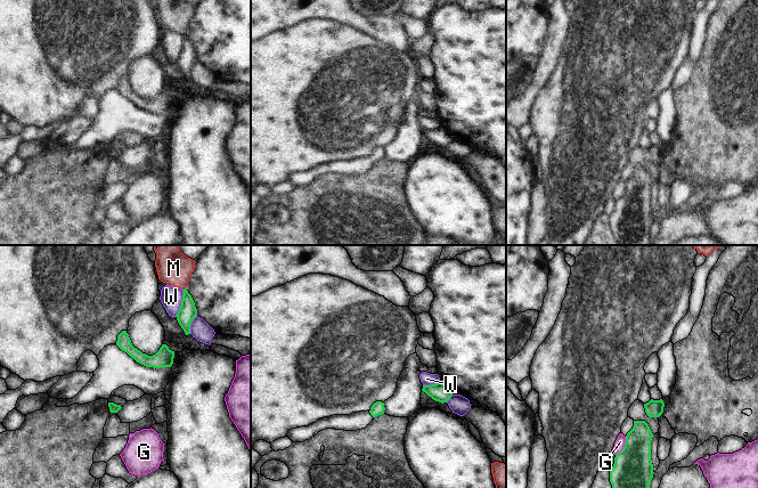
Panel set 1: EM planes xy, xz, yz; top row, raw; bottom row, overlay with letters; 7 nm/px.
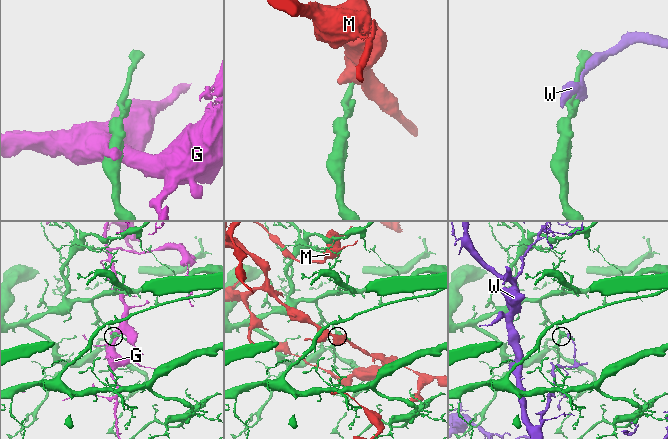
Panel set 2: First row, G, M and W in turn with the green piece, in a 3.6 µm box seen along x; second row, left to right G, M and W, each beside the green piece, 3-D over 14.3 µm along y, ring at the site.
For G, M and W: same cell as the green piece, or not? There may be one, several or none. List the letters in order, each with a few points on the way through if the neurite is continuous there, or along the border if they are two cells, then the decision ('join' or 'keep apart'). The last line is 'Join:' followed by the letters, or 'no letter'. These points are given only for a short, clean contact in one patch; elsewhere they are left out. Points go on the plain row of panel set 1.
G: keep apart
M: keep apart
W: keep apart
Join: no letter

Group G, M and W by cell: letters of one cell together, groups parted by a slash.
G / M / W

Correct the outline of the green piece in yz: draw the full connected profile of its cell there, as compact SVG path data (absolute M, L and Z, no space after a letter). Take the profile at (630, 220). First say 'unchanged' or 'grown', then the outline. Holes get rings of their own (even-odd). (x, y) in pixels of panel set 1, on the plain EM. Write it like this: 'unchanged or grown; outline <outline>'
unchanged; outline M634 165L623 194L616 200L610 213L610 227L622 245L650 245L653 222L651 185L653 178L645 165Z

